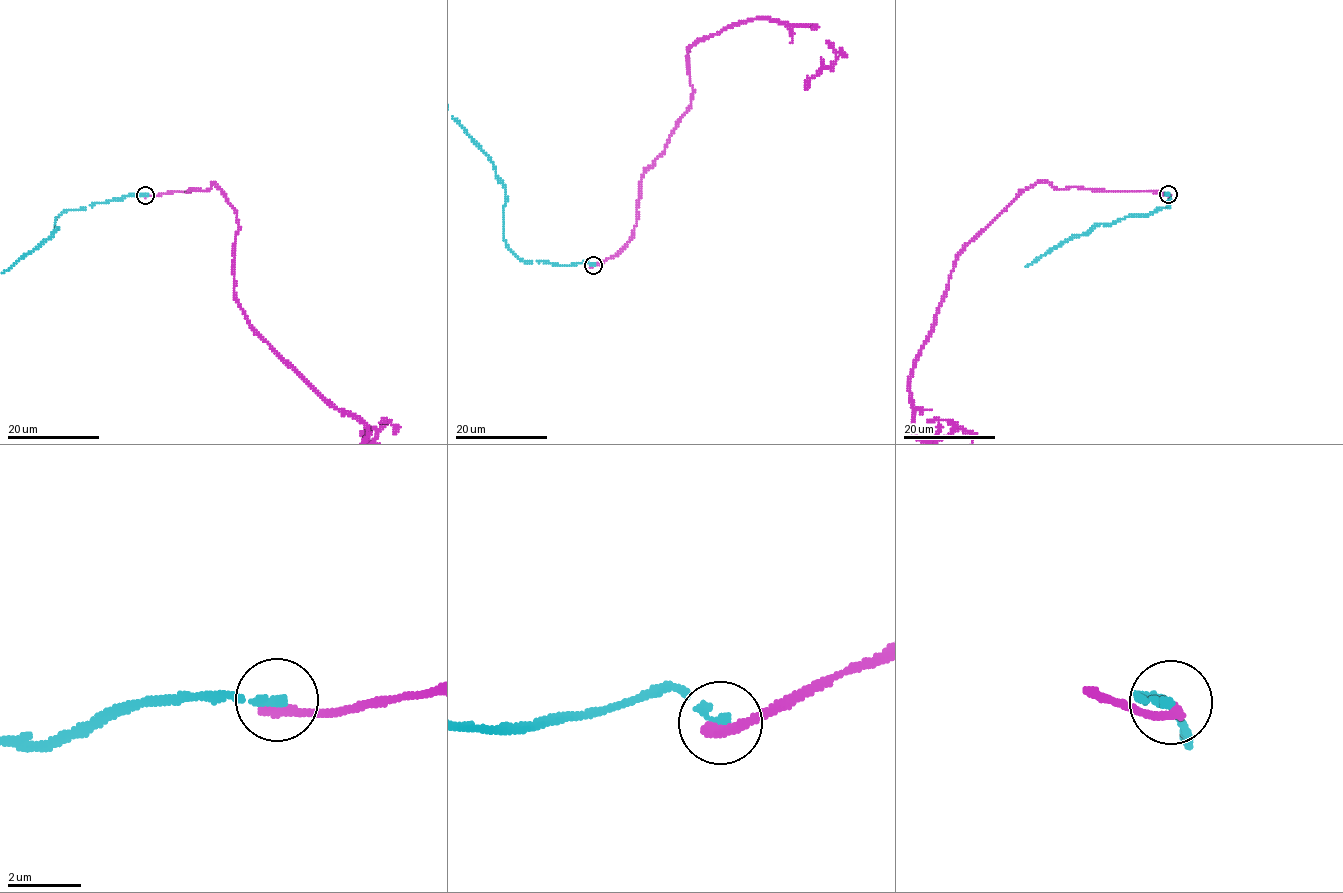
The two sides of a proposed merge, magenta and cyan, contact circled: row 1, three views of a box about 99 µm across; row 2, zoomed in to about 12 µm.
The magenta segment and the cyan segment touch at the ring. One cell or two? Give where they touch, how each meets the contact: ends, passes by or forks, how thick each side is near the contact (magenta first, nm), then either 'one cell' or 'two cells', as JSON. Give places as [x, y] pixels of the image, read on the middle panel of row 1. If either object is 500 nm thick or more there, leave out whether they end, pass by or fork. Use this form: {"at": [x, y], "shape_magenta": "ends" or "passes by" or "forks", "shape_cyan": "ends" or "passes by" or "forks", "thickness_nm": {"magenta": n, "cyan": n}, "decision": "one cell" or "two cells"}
{"at": [593, 265], "shape_magenta": "ends", "shape_cyan": "ends", "thickness_nm": {"magenta": 320, "cyan": 240}, "decision": "two cells"}

